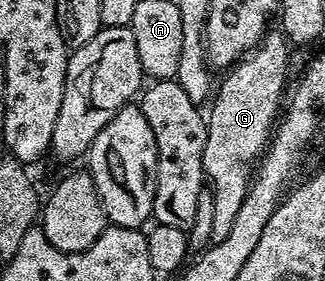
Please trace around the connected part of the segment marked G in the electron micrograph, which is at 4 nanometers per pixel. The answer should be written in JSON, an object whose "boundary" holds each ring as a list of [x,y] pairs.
{"boundary":[[[280,31],[266,32],[257,44],[257,48],[242,57],[224,74],[225,82],[222,85],[220,82],[219,88],[212,98],[213,110],[208,110],[207,113],[207,143],[203,147],[203,171],[207,187],[212,190],[215,199],[214,242],[227,239],[227,234],[235,223],[235,215],[239,215],[239,207],[243,207],[243,199],[255,177],[255,170],[275,133],[275,126],[279,121],[277,108],[280,105],[282,108],[283,98],[286,96],[285,80],[289,77],[289,52],[291,52],[291,46],[285,40],[284,33]]]}

